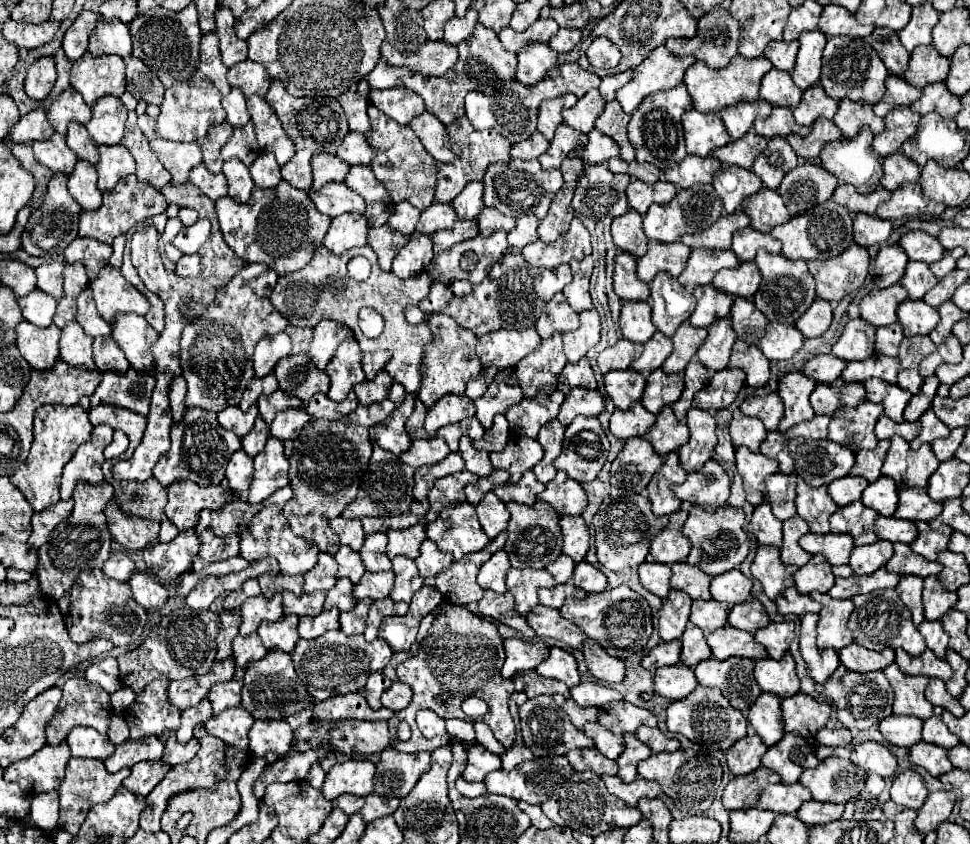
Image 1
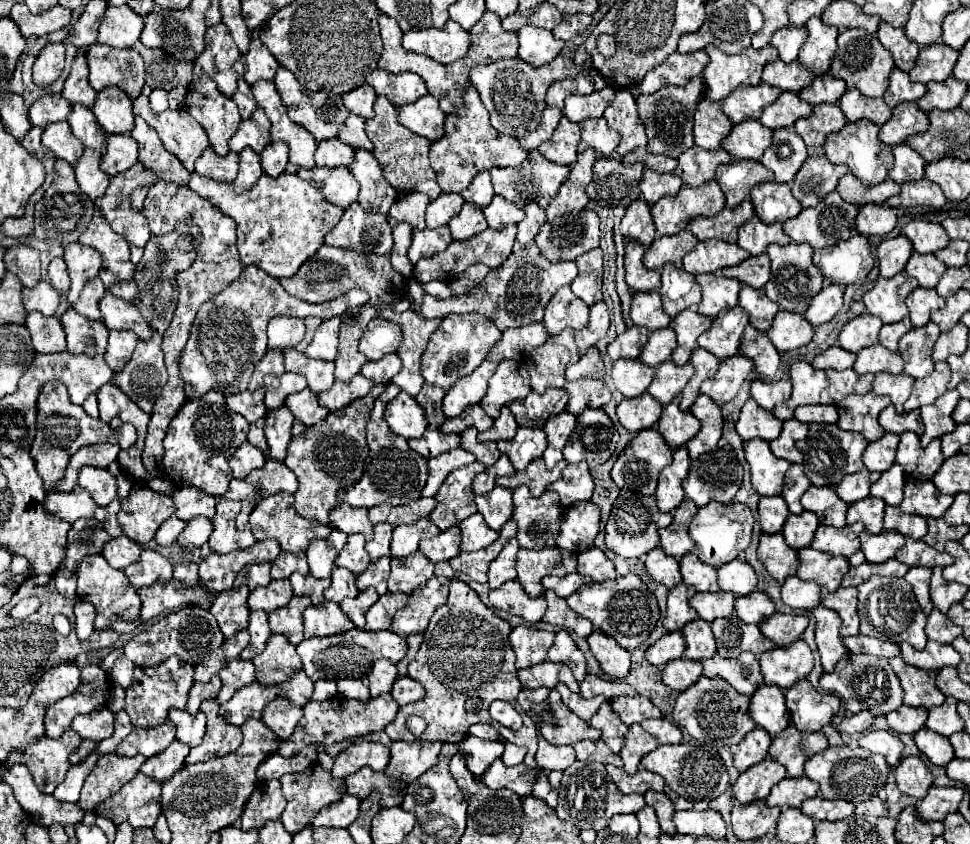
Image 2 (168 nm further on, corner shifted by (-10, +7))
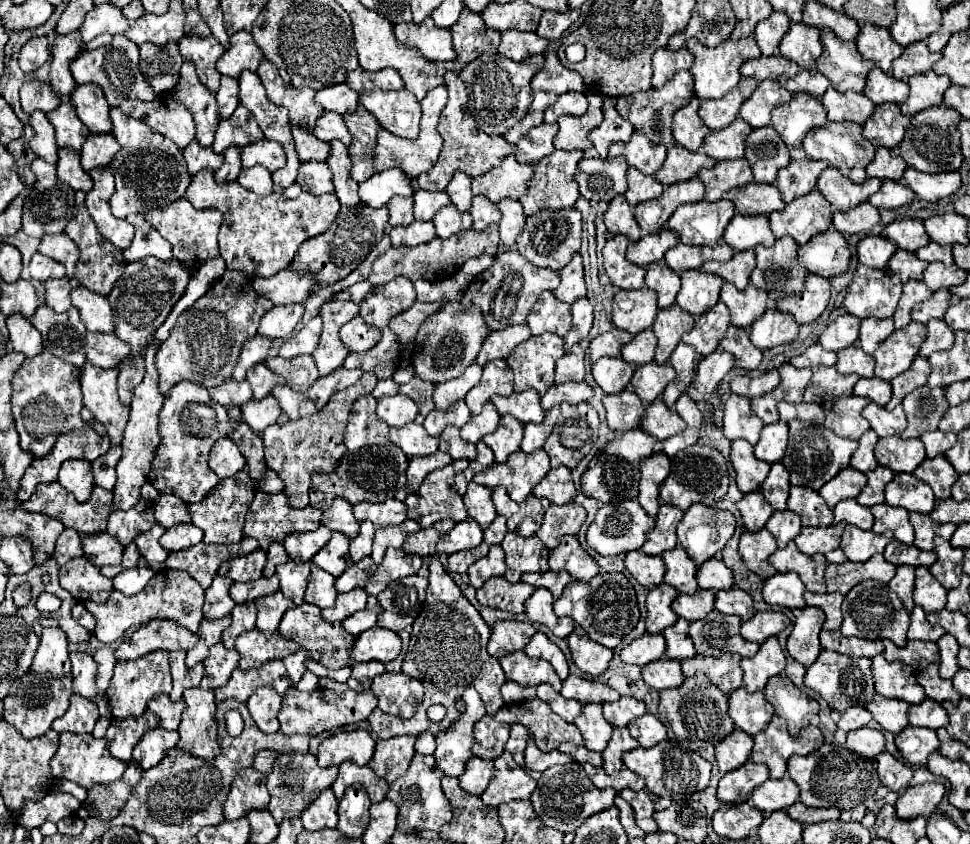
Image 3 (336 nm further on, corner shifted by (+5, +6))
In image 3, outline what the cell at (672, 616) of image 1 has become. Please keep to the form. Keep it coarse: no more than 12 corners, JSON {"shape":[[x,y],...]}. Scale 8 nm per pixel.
{"shape":[[661,583],[649,591],[649,633],[677,621],[671,603],[677,589]]}

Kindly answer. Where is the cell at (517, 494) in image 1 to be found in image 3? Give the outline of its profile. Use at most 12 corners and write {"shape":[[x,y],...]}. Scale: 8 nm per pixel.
{"shape":[[543,449],[517,451],[473,481],[521,503],[547,475]]}

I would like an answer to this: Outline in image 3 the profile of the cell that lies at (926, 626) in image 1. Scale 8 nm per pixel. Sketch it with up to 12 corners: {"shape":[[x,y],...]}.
{"shape":[[915,605],[909,613],[909,639],[937,641],[945,629],[929,625],[925,611]]}

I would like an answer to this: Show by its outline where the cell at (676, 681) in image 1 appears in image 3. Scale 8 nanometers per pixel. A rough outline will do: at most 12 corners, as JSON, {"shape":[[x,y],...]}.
{"shape":[[671,659],[643,667],[643,681],[661,691],[685,677]]}

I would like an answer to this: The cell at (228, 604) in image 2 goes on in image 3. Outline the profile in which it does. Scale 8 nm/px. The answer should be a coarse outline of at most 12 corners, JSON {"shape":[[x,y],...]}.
{"shape":[[215,575],[205,591],[205,619],[221,619],[235,607],[229,577]]}

